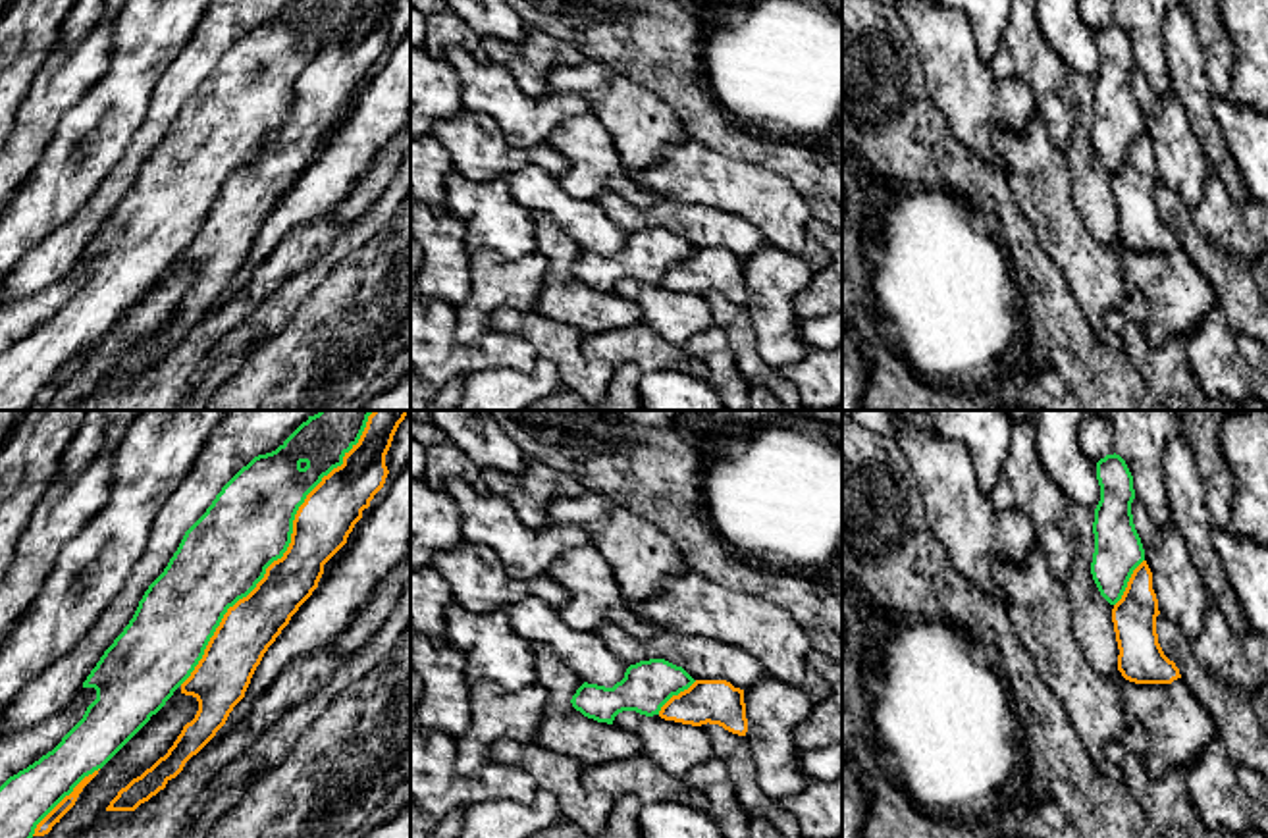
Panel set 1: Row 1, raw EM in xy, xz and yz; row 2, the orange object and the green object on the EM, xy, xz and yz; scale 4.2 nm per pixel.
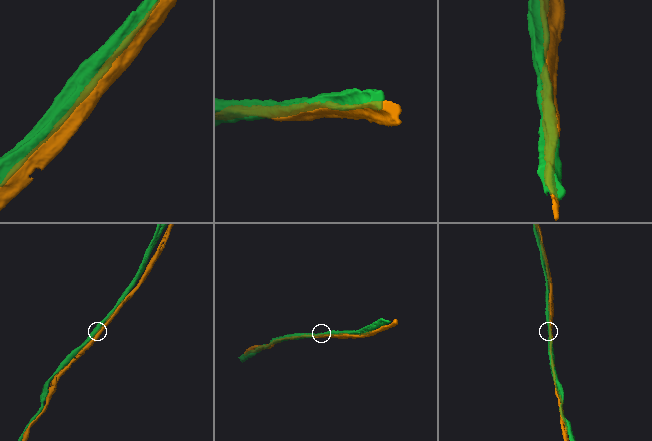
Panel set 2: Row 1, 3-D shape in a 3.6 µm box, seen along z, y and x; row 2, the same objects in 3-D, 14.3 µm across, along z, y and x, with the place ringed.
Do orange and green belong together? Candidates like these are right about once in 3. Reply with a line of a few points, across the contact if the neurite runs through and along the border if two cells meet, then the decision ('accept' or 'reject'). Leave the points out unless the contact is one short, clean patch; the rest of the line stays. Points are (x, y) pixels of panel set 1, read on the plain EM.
reject

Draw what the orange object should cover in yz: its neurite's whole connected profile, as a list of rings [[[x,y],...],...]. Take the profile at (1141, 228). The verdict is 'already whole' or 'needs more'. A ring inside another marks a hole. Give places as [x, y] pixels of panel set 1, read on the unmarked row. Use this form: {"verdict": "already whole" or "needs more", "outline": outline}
{"verdict": "already whole", "outline": [[[1143,129],[1131,143],[1122,168],[1112,177],[1118,210],[1118,239],[1135,252],[1172,252],[1181,247],[1156,202],[1158,168],[1152,158],[1152,141]]]}

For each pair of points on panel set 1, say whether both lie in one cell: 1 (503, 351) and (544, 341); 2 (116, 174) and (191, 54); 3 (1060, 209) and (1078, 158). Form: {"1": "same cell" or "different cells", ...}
{"1": "different cells", "2": "same cell", "3": "different cells"}

